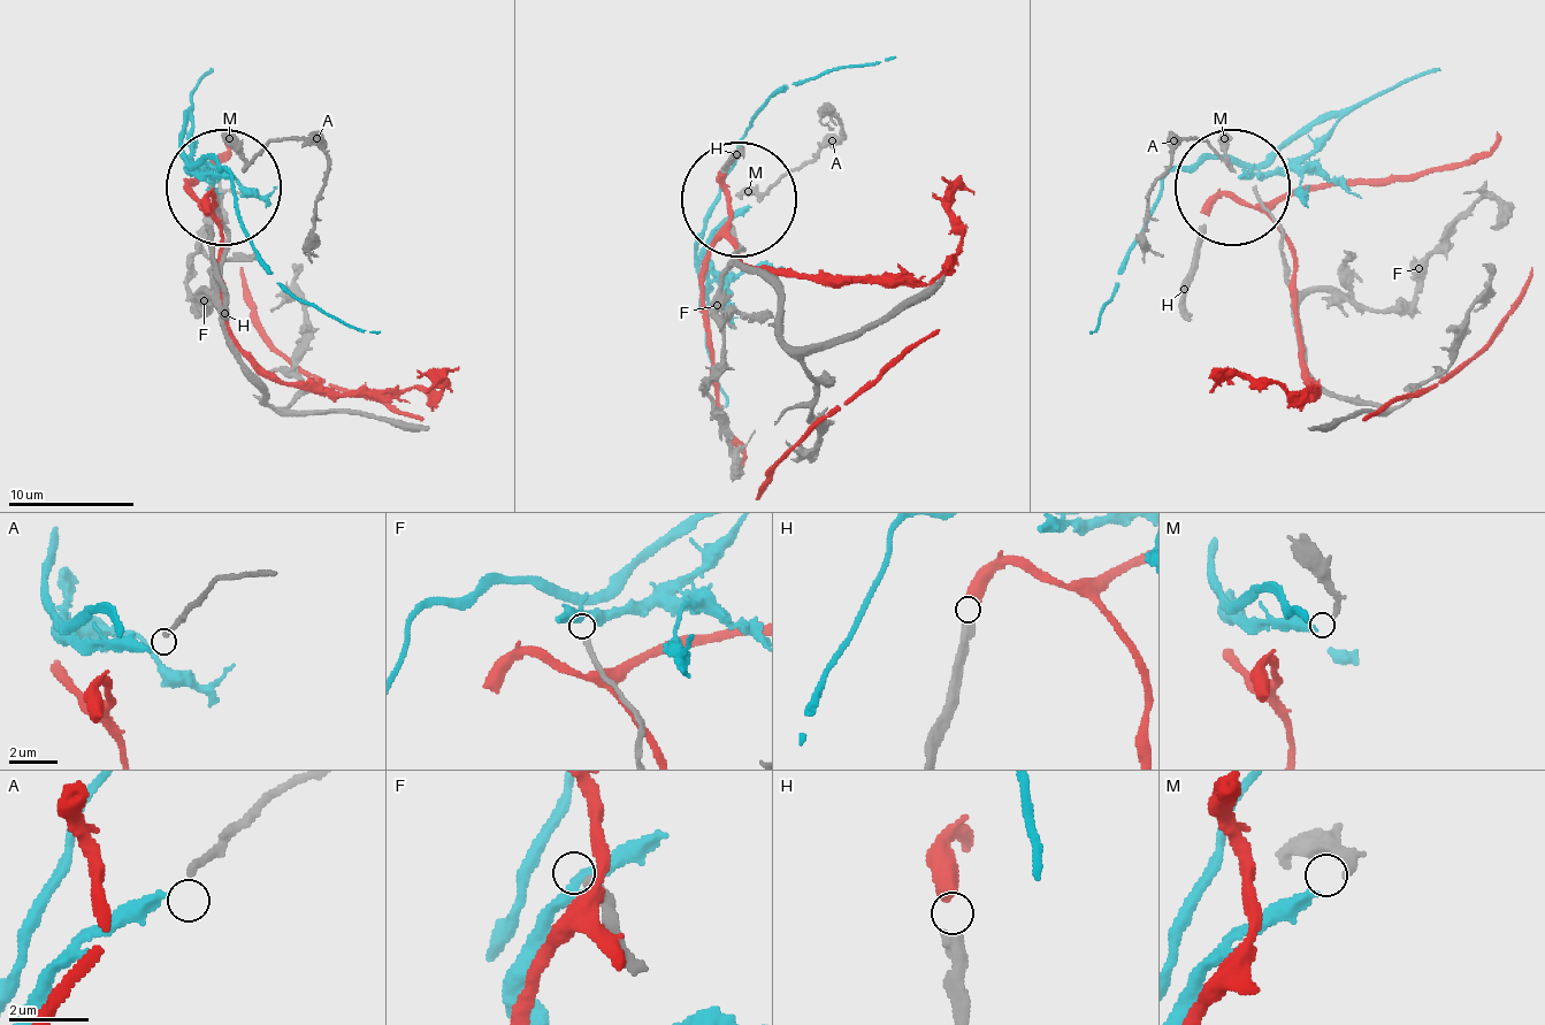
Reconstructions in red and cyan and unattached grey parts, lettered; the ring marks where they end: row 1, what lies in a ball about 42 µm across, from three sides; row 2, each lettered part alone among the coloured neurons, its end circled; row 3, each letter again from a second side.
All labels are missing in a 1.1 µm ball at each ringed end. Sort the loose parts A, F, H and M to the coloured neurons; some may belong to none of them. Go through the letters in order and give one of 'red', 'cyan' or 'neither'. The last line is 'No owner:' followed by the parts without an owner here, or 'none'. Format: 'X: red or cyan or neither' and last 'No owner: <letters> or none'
A: neither
F: neither
H: red
M: cyan
No owner: A, F

